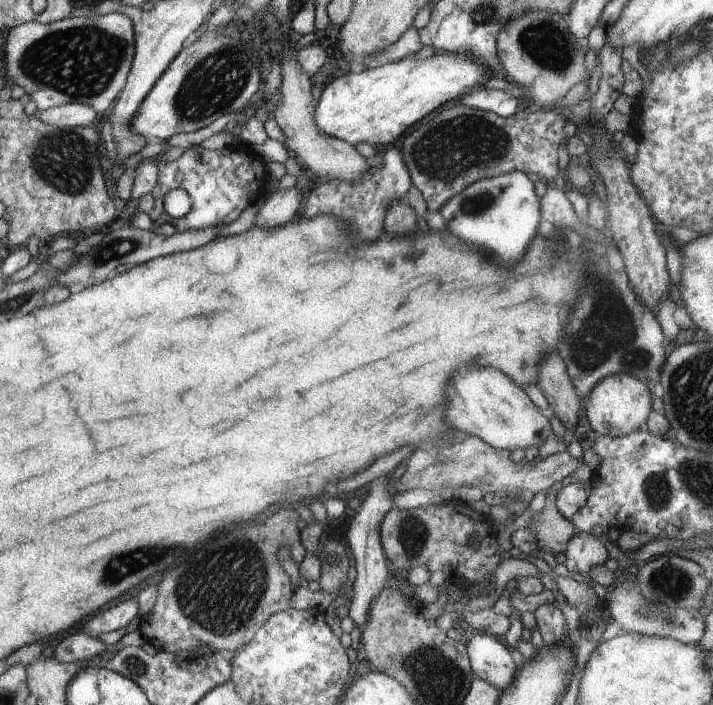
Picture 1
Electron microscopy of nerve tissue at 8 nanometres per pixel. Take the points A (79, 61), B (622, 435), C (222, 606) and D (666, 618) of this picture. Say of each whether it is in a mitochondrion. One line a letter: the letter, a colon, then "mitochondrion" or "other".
A: mitochondrion
B: other
C: mitochondrion
D: mitochondrion

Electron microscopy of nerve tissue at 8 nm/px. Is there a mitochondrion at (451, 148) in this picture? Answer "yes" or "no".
yes

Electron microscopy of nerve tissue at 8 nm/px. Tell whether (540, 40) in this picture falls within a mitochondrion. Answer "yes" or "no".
yes

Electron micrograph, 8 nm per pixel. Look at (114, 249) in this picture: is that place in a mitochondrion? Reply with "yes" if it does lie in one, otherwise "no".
yes

